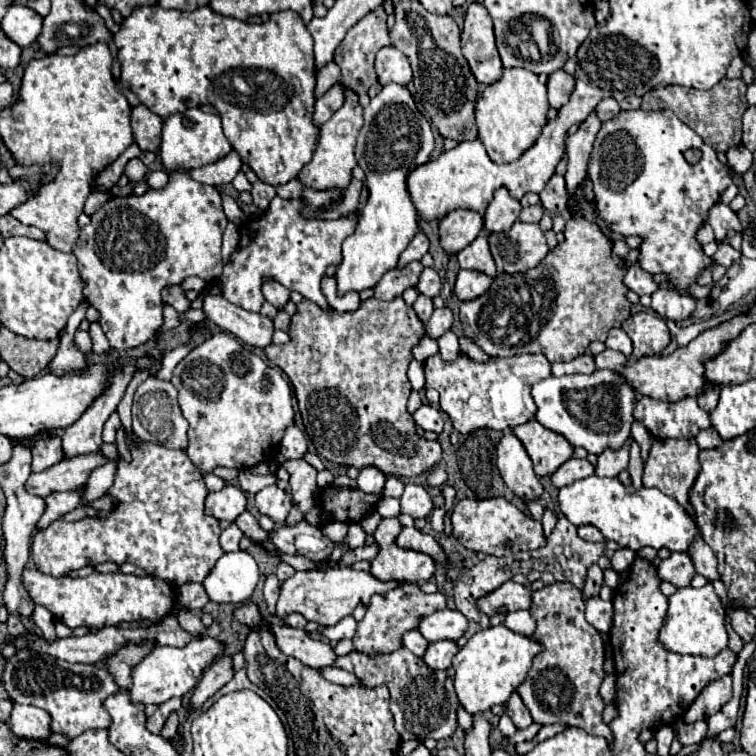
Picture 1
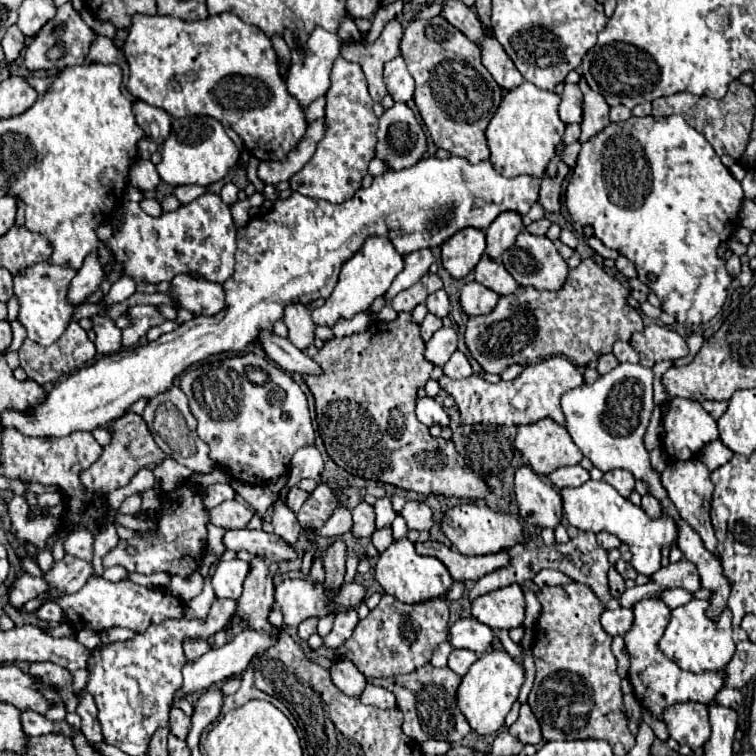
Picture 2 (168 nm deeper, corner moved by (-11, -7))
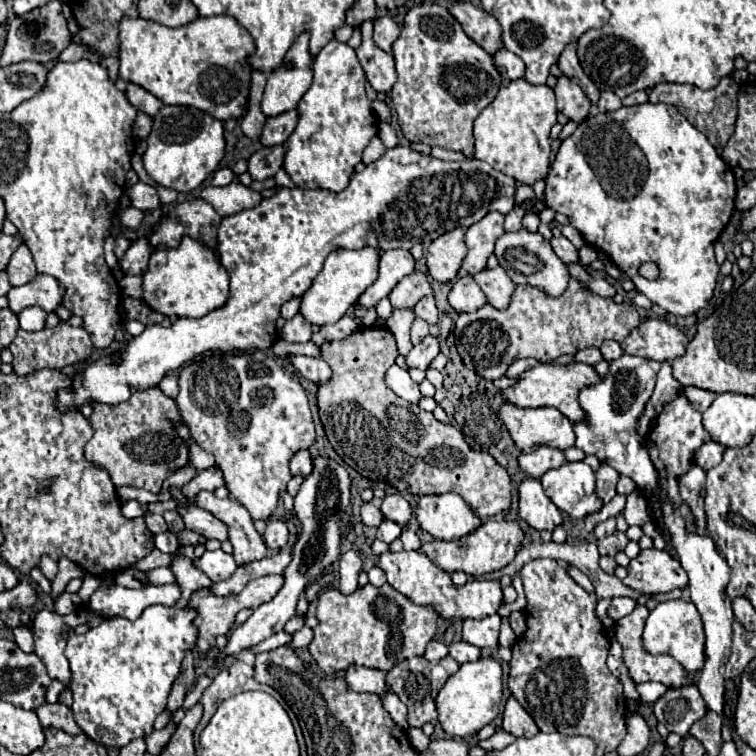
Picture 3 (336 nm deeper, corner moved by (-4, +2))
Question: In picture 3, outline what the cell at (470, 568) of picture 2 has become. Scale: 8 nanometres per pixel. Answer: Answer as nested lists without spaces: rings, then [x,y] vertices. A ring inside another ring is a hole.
[[[486,519],[476,531],[472,531],[456,541],[434,539],[430,543],[424,543],[420,549],[424,555],[428,555],[436,563],[436,567],[440,567],[446,573],[464,571],[472,577],[480,577],[480,575],[486,575],[486,573],[492,573],[492,571],[506,567],[514,559],[522,541],[524,541],[524,533],[516,521]]]

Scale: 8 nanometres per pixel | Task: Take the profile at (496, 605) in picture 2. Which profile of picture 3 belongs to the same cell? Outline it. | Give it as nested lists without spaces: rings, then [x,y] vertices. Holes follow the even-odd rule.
[[[400,551],[400,553],[382,553],[378,557],[378,567],[384,569],[388,575],[388,583],[408,597],[416,605],[430,605],[438,611],[438,615],[450,623],[464,621],[464,619],[484,619],[492,613],[498,613],[502,605],[502,587],[498,581],[486,581],[486,579],[472,579],[466,585],[454,585],[450,575],[442,569],[438,569],[424,553],[420,551]]]

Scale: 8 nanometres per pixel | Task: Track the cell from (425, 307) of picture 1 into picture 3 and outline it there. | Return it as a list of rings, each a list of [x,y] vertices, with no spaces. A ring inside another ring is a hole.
[[[414,319],[412,329],[410,329],[410,341],[412,341],[412,345],[418,345],[418,343],[428,335],[428,327],[430,327],[430,325],[424,325],[424,321]]]

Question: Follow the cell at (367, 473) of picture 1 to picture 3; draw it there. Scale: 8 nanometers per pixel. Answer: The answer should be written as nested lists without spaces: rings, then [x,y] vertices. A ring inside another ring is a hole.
[[[364,503],[360,513],[362,513],[362,523],[368,525],[368,527],[378,527],[384,519],[384,517],[380,517],[380,509],[374,507],[372,503]]]

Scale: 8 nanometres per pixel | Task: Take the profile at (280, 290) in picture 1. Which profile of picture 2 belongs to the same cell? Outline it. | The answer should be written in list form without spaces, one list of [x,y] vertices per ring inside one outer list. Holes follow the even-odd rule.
[[[289,304],[285,308],[285,316],[283,316],[287,328],[289,328],[289,340],[299,348],[307,348],[313,344],[313,330],[315,324],[311,322],[309,316],[309,308],[305,304]]]

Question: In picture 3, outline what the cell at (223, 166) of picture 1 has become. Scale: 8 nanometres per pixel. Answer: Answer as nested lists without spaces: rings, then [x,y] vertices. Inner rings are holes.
[[[134,183],[132,187],[126,189],[126,197],[130,201],[132,207],[140,209],[140,211],[152,211],[152,209],[158,209],[160,207],[160,201],[158,201],[158,193],[152,185],[148,183]]]

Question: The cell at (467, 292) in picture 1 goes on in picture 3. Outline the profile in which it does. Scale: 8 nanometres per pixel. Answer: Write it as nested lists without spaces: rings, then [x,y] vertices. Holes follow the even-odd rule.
[[[464,275],[450,289],[448,303],[458,313],[472,313],[472,311],[480,309],[482,305],[486,305],[486,297],[484,297],[482,289],[476,285],[474,277]]]

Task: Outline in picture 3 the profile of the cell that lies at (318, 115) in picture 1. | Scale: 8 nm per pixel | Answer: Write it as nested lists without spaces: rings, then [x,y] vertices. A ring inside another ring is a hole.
[[[262,147],[248,159],[248,173],[254,181],[264,181],[268,177],[274,177],[284,161],[284,147]]]

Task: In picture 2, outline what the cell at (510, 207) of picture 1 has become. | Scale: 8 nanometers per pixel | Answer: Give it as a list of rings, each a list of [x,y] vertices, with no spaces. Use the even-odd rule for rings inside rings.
[[[501,212],[493,224],[485,230],[487,238],[487,250],[485,254],[491,254],[491,258],[501,258],[503,250],[511,248],[515,244],[517,234],[523,230],[523,220],[519,212]]]

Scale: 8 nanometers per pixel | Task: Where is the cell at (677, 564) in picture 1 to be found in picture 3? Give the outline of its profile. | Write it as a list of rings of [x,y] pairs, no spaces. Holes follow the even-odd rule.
[[[644,549],[630,561],[628,575],[622,583],[642,595],[656,595],[686,587],[688,575],[684,573],[680,561],[670,557],[666,551]]]

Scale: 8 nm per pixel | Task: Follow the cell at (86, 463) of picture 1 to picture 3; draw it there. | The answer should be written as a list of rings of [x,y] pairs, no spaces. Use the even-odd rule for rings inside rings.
[[[160,387],[148,389],[132,389],[128,401],[120,405],[104,405],[94,403],[94,413],[90,415],[90,425],[94,429],[92,439],[86,443],[86,457],[104,469],[108,469],[116,487],[144,487],[146,491],[160,491],[162,481],[172,473],[186,465],[190,465],[190,449],[188,443],[178,435],[176,425],[182,425],[182,417],[178,413],[176,401],[160,391]]]

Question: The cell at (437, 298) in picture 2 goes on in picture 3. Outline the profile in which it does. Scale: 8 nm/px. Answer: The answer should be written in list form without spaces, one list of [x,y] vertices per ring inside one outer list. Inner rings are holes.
[[[424,297],[424,301],[420,301],[414,307],[414,315],[420,317],[420,319],[424,319],[430,325],[436,325],[438,323],[438,309],[436,309],[434,297]]]

